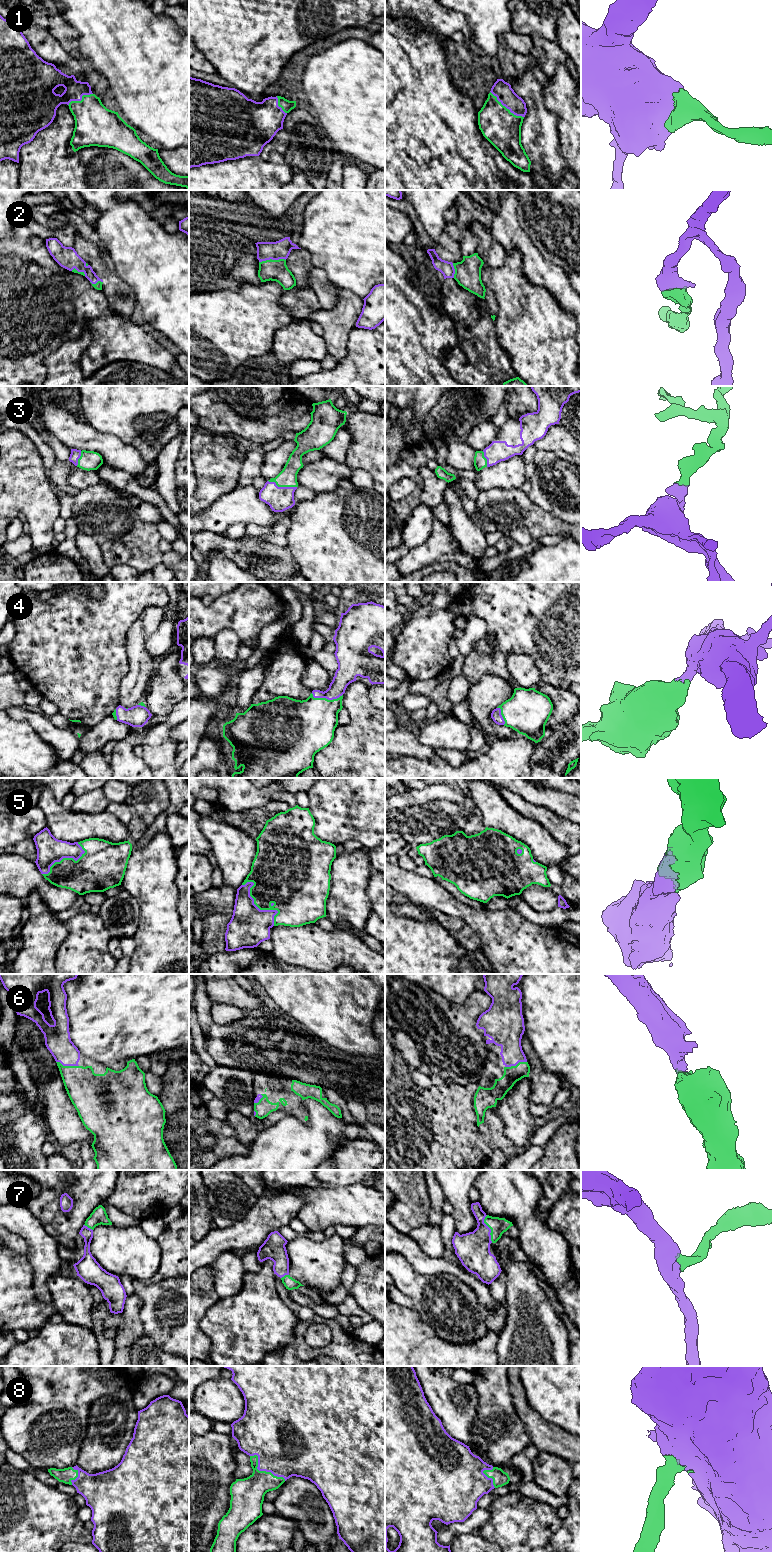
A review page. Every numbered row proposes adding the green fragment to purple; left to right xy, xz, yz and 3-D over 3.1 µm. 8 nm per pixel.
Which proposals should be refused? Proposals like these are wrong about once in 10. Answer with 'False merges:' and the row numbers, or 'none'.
False merges: none

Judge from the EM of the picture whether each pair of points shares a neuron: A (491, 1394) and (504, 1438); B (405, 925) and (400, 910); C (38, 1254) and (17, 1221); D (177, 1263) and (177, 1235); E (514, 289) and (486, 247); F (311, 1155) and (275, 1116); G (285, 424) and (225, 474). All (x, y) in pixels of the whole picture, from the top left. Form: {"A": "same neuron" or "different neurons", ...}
{"A": "same neuron", "B": "different neurons", "C": "same neuron", "D": "same neuron", "E": "different neurons", "F": "different neurons", "G": "different neurons"}

